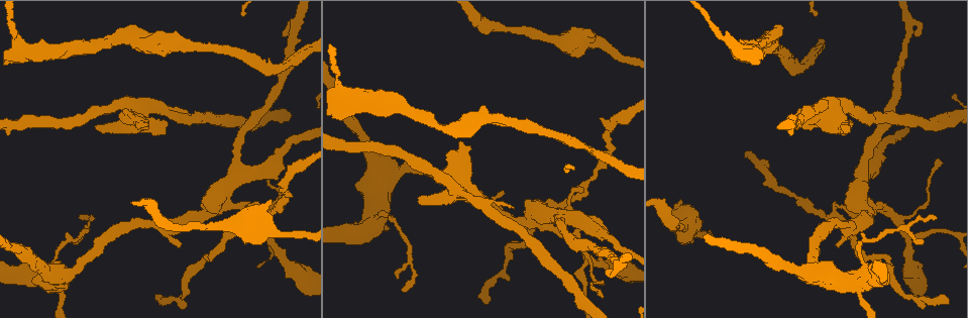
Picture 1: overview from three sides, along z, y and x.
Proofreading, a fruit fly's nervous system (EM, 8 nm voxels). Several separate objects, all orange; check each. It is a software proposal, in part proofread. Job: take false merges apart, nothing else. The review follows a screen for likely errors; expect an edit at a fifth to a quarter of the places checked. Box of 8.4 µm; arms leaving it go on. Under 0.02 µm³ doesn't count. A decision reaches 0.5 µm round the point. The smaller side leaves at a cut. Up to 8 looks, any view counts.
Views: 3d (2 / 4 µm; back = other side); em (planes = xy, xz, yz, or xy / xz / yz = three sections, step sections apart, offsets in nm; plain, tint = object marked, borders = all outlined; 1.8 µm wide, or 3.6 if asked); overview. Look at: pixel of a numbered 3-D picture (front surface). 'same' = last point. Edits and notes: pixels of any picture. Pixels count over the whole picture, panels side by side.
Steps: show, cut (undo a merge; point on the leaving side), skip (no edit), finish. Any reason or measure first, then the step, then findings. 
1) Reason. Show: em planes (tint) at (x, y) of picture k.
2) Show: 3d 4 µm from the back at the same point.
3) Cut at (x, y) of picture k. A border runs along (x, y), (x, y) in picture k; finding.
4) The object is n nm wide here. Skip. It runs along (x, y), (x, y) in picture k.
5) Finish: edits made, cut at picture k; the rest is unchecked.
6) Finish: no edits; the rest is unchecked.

Three-way junction. Show: em 3.6 µm planes (tint) at (451, 179) of picture 1.

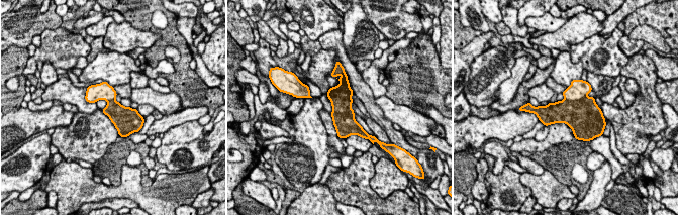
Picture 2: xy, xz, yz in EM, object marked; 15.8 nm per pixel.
Cut at (579, 115) of picture 2. A second neuron is stuck on.

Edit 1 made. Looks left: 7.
Sudden change in width. Show: em yz step 4 (tint) at (35, 53) of picture 1.

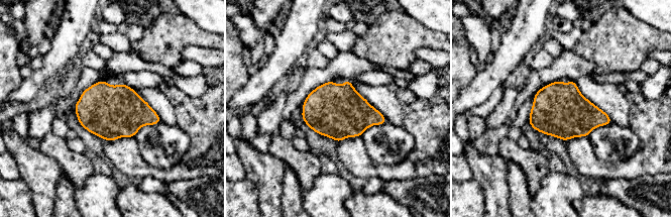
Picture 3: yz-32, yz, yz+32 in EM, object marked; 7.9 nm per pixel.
The object is 420 nm wide here. Skip. All the same neuron.

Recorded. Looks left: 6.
Thin neck. Show: em planes (tint) at (581, 146) of picture 1.

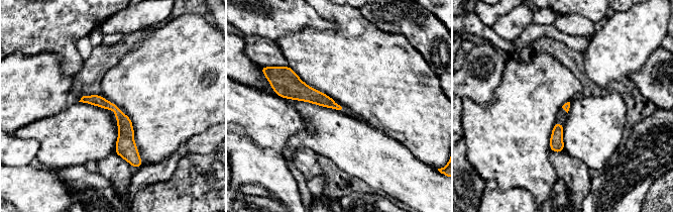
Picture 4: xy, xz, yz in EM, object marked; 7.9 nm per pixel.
The object is 60 nm wide here. Skip. It runs along (85, 98), (118, 112), (134, 164) in picture 4; one neuron here.

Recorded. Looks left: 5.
Finish: edits made, cut at picture 2; the rest is unchecked.

